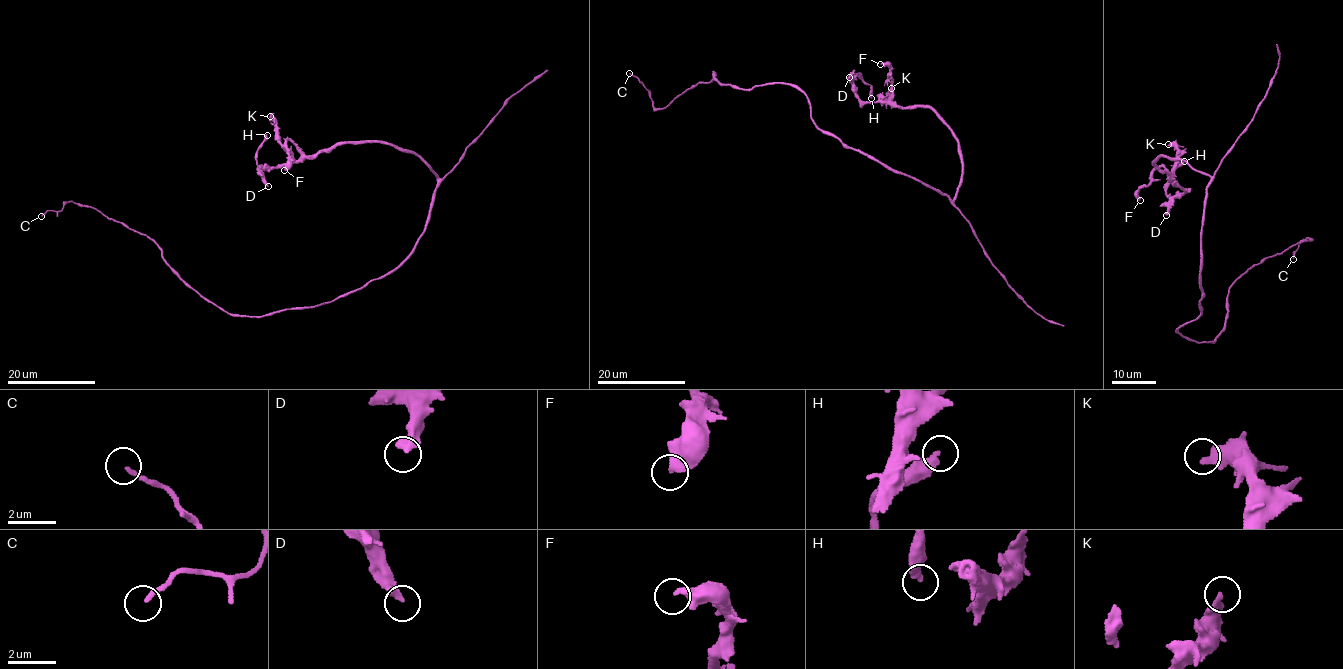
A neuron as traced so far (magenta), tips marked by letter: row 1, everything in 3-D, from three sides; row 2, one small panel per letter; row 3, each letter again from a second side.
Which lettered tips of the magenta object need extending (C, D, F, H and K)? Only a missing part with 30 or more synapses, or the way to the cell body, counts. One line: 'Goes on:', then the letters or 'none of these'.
Goes on: none of these

